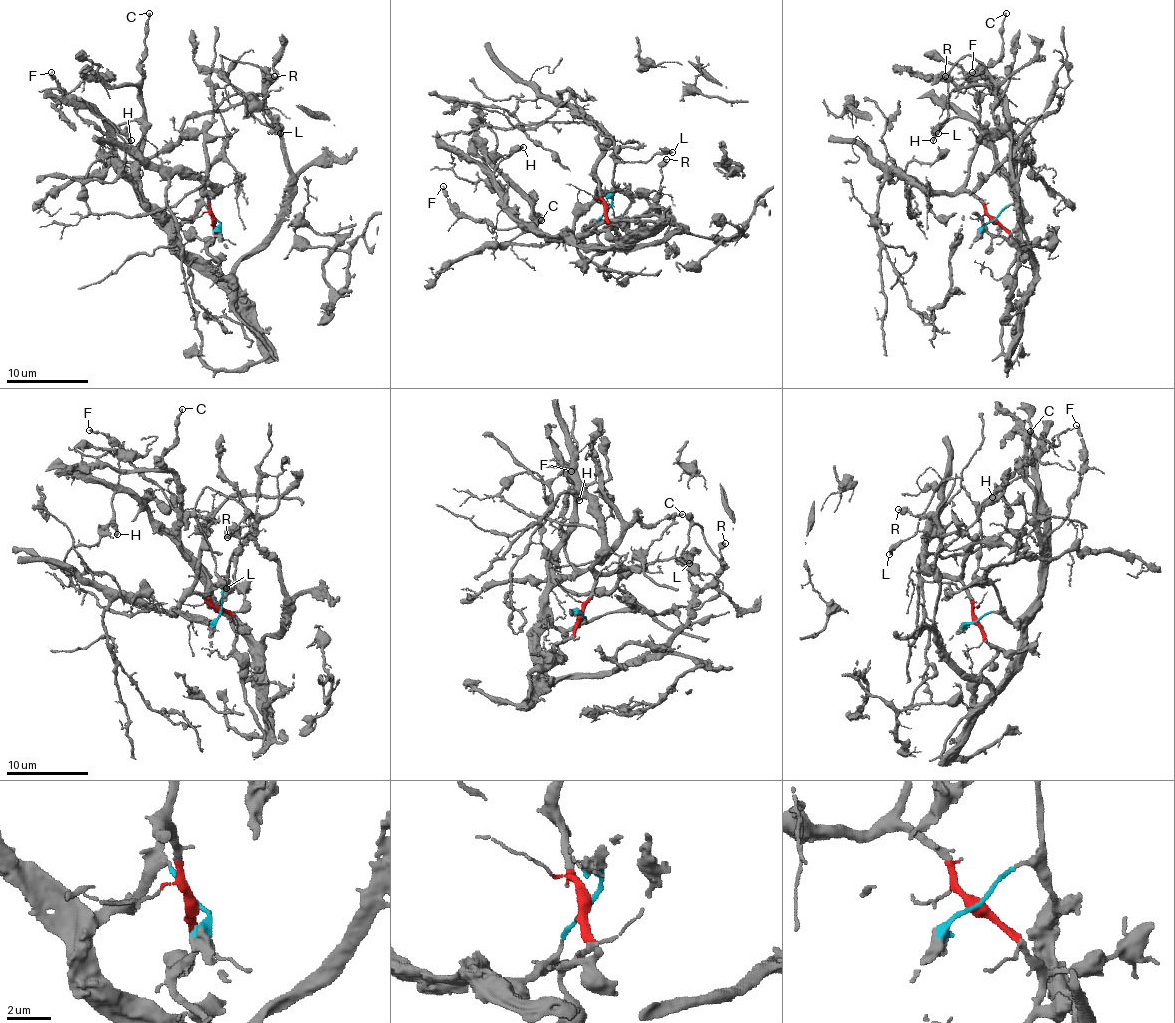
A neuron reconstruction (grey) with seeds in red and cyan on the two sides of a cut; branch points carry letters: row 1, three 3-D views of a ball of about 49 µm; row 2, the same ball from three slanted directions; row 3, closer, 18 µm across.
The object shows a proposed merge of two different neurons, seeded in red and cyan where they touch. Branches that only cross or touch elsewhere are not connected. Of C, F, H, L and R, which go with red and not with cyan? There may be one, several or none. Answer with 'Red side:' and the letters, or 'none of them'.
Red side: none of them

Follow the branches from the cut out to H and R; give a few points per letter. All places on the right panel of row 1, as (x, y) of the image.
H: (994, 218), (1012, 204), (1023, 223), (1023, 198), (994, 157), (992, 143), (969, 120), (951, 118), (932, 141)
R: (994, 218), (1012, 204), (1023, 216), (1033, 276), (1010, 134), (994, 118), (996, 85), (984, 73), (945, 77)

